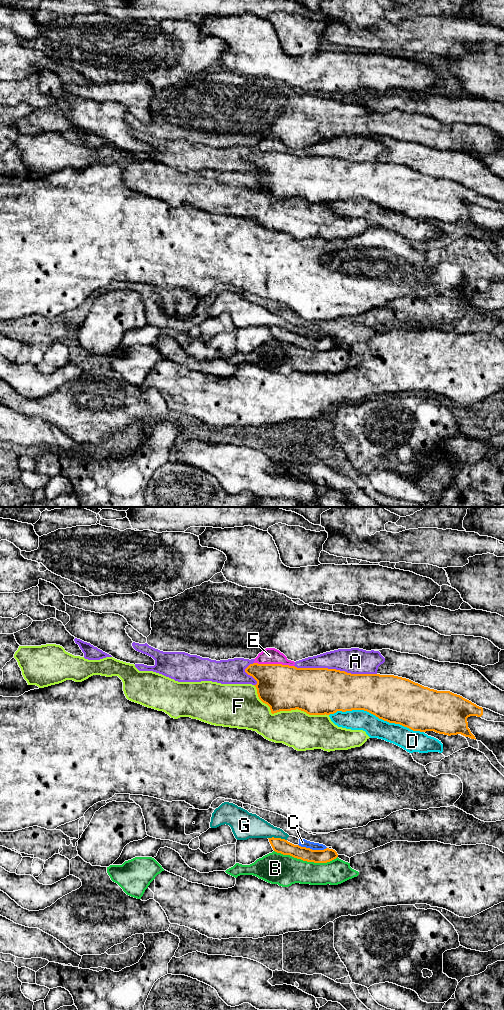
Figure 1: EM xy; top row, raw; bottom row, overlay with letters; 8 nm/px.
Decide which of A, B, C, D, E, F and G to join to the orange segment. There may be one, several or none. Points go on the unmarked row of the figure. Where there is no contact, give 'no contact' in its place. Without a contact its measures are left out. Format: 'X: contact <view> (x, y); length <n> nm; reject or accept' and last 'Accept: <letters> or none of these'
A: contact xy (335, 157); length 650 nm; reject
B: contact xy (306, 348); length 500 nm; reject
C: contact xy (311, 337); length 240 nm; reject
D: contact xy (376, 204); length 750 nm; reject
E: contact xy (274, 152); length 320 nm; reject
F: contact xy (286, 198); length 650 nm; reject
G: contact xy (277, 326); length 150 nm; reject
Accept: none of these

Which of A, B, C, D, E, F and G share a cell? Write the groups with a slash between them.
A E / B / C G / D / F

